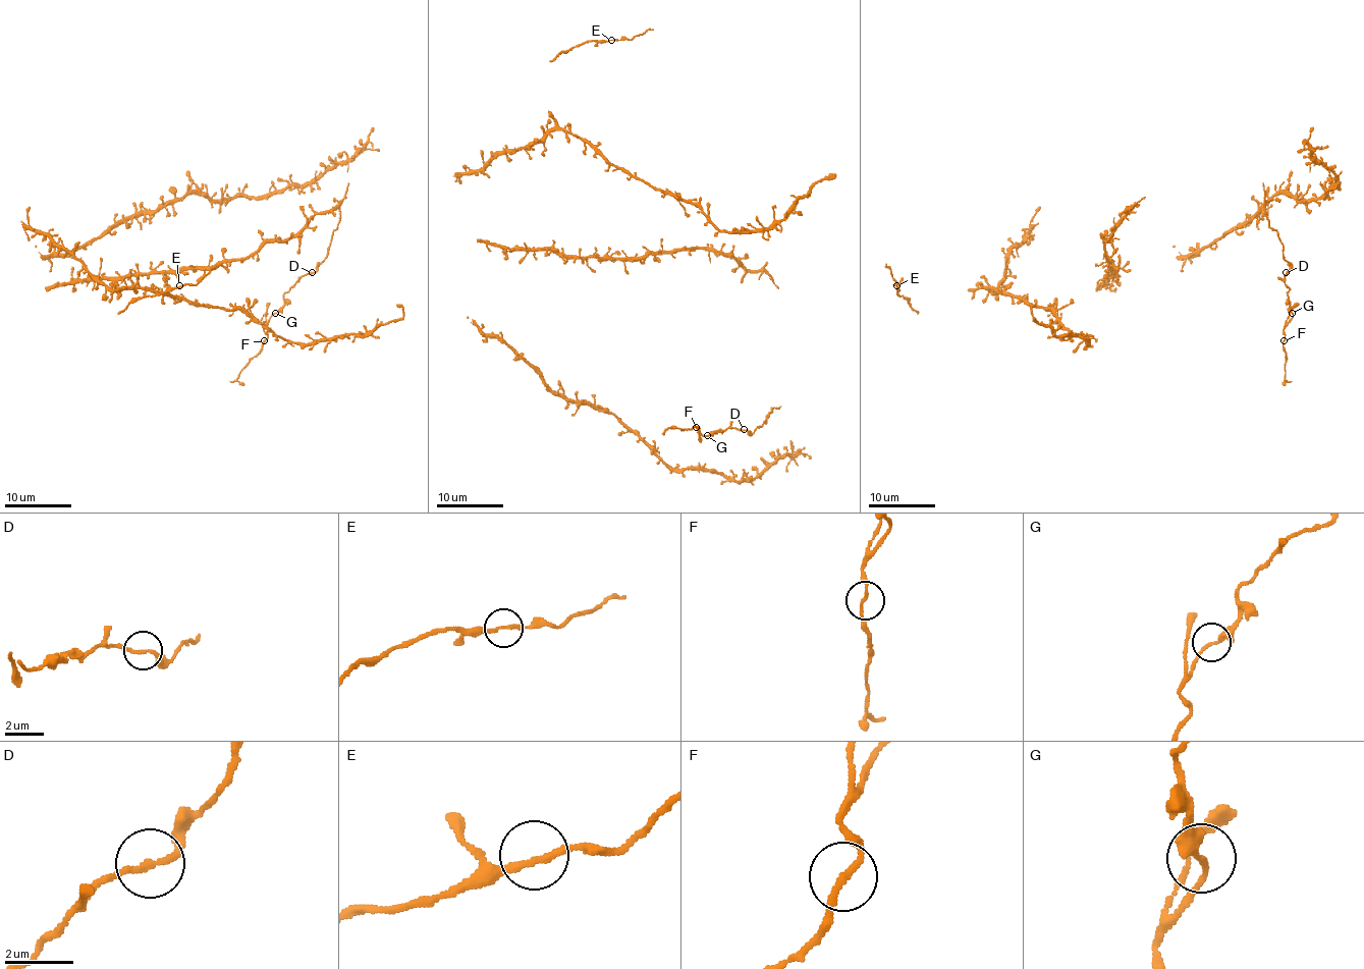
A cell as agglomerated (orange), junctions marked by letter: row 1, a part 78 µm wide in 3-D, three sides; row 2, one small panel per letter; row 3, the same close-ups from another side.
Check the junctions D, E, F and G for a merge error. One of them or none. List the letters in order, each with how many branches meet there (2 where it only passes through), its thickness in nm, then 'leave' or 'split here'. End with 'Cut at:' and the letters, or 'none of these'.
D: 2 branches meet; 170 nm thick; leave
E: 2 branches meet; 190 nm thick; leave
F: 2 branches meet; 160 nm thick; leave
G: 2 branches meet; 220 nm thick; leave
Cut at: none of these

